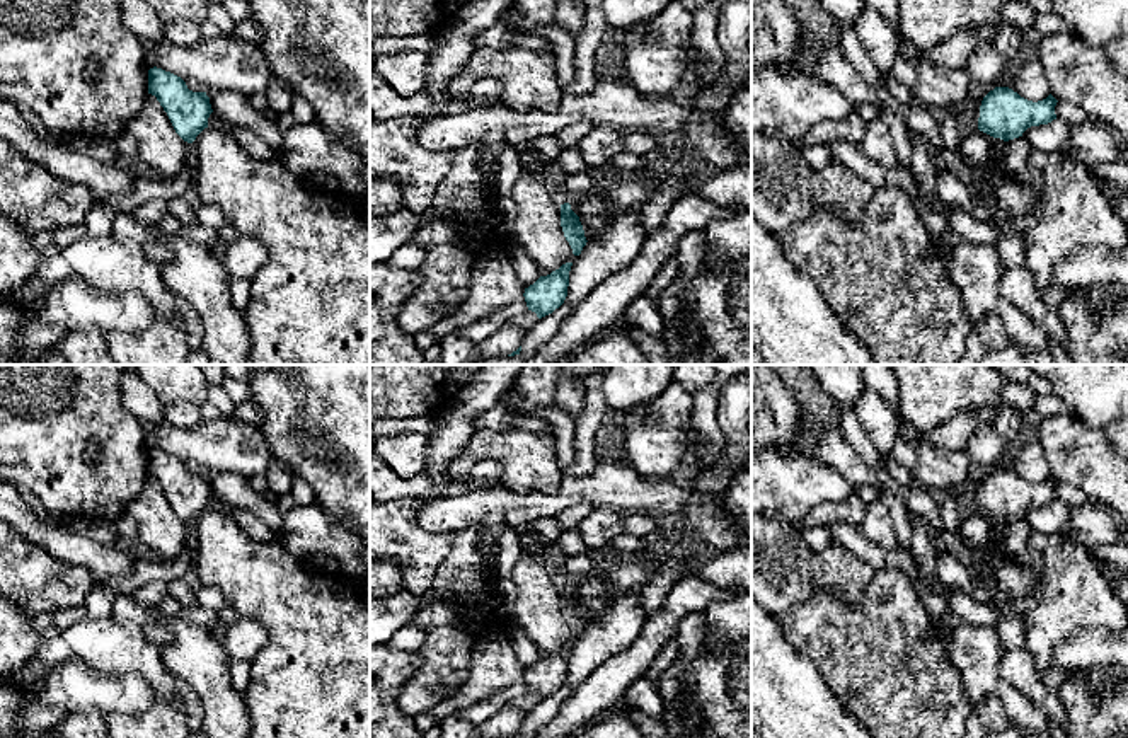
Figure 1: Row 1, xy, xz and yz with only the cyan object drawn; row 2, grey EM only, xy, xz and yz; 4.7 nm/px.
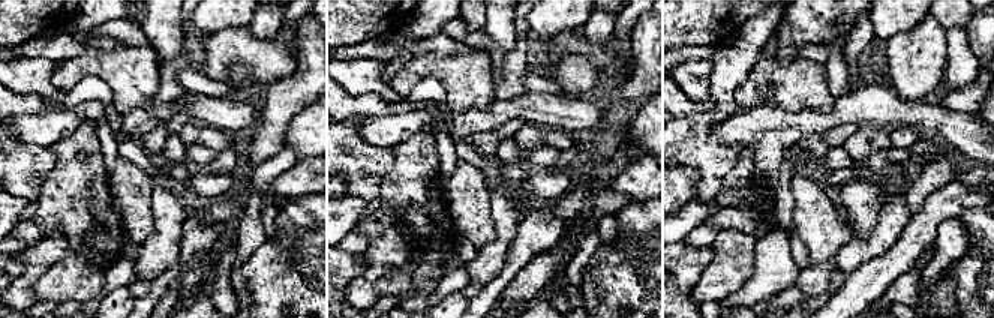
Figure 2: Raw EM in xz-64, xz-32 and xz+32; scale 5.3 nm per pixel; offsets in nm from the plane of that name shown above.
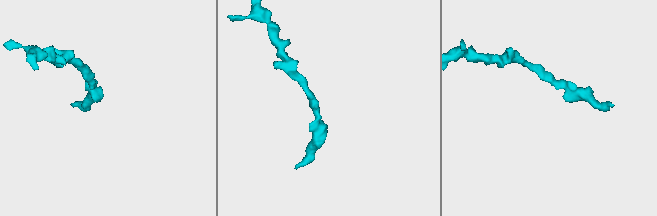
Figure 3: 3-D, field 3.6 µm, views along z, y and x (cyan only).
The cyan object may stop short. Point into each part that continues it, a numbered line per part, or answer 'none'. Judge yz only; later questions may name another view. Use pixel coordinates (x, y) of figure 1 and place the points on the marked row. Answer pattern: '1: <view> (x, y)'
none

